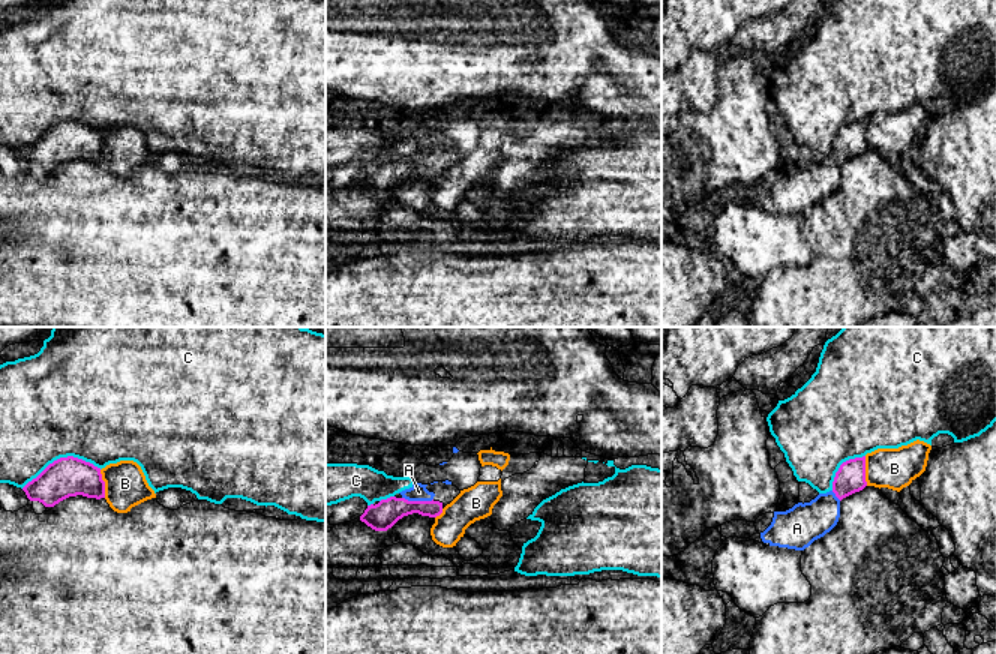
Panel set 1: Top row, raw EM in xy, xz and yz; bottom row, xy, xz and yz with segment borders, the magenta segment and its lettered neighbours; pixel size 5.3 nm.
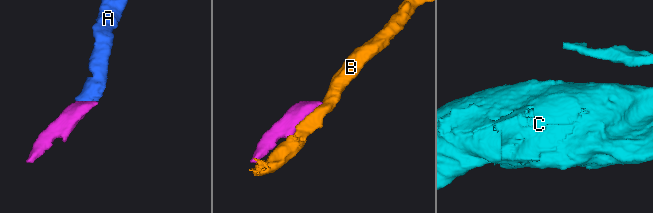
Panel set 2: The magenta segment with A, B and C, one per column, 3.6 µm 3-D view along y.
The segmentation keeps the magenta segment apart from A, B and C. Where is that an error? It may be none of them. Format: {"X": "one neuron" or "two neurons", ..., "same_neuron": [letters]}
{"A": "one neuron", "B": "two neurons", "C": "two neurons", "same_neuron": ["A"]}

